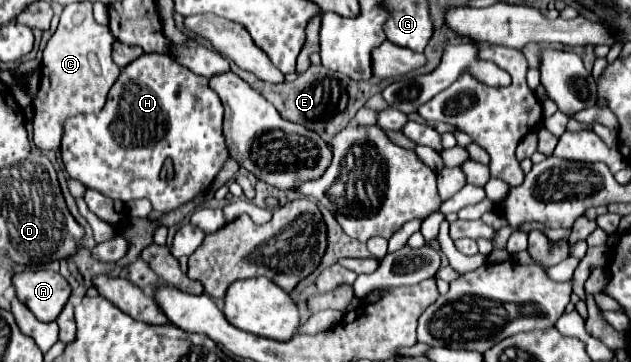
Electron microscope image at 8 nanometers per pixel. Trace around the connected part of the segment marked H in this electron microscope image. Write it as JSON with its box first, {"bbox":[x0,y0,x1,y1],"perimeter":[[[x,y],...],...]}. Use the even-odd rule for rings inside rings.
{"bbox":[61,53,229,213],"perimeter":[[[143,53],[121,69],[109,91],[107,103],[99,113],[67,119],[61,141],[61,159],[71,179],[81,181],[87,189],[121,201],[147,197],[155,211],[169,213],[207,191],[229,159],[223,137],[223,103],[205,77],[195,75],[165,53]],[[167,159],[173,161],[175,173],[171,179],[161,179],[161,167]]]}

